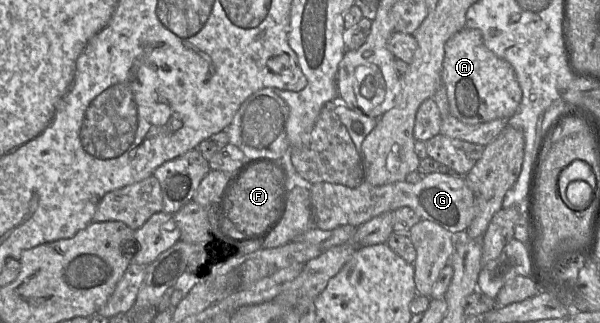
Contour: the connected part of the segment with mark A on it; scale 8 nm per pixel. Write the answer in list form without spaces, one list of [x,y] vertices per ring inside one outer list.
[[[465,27],[448,39],[444,49],[442,81],[451,115],[466,124],[479,124],[498,118],[509,119],[515,114],[522,91],[514,69],[485,46],[479,30]]]

